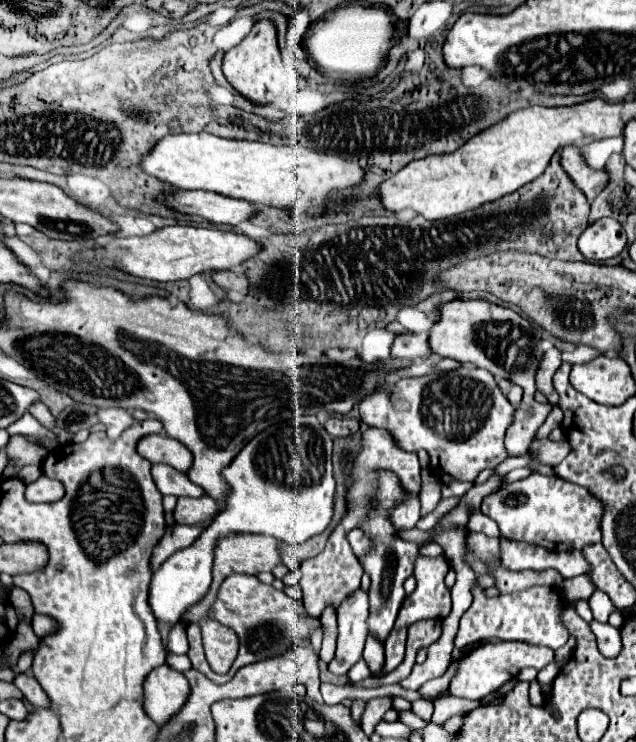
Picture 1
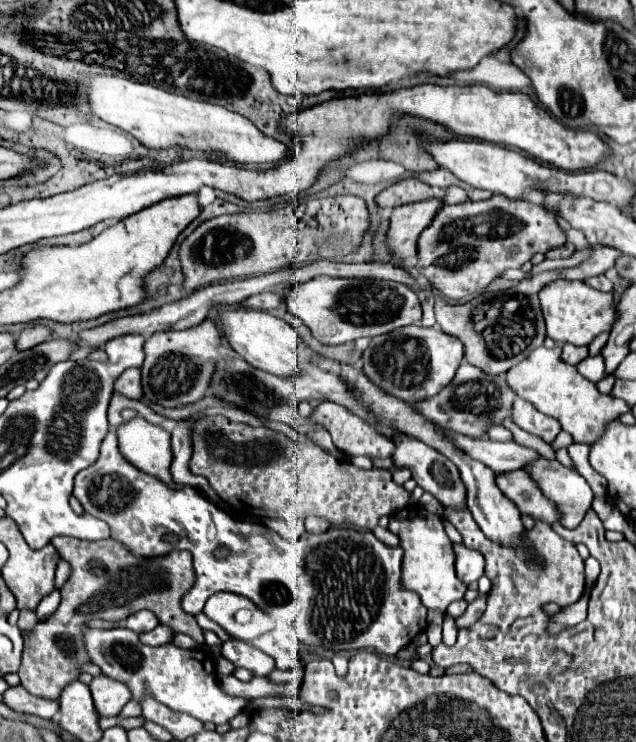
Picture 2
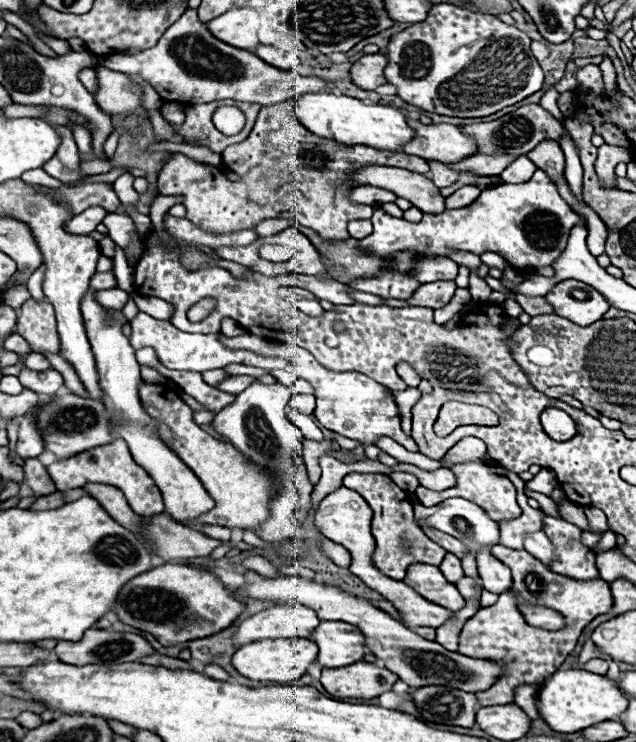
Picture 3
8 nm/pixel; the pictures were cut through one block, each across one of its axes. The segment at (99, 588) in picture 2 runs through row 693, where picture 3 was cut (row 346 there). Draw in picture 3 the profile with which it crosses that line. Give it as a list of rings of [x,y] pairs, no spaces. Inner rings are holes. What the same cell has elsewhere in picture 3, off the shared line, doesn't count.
[[[28,298],[22,306],[20,306],[20,318],[18,318],[18,330],[16,330],[32,348],[32,352],[40,352],[40,354],[58,354],[60,352],[60,338],[56,332],[56,318],[54,318],[54,310],[52,304],[48,300],[34,300]]]

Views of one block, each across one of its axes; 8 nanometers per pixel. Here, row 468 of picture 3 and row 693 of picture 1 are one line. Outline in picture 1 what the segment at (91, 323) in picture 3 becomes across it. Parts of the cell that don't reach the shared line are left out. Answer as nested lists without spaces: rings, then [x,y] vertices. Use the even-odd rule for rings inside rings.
[[[164,664],[148,674],[144,682],[144,694],[146,694],[144,710],[158,726],[164,726],[186,704],[190,684],[184,674]]]

